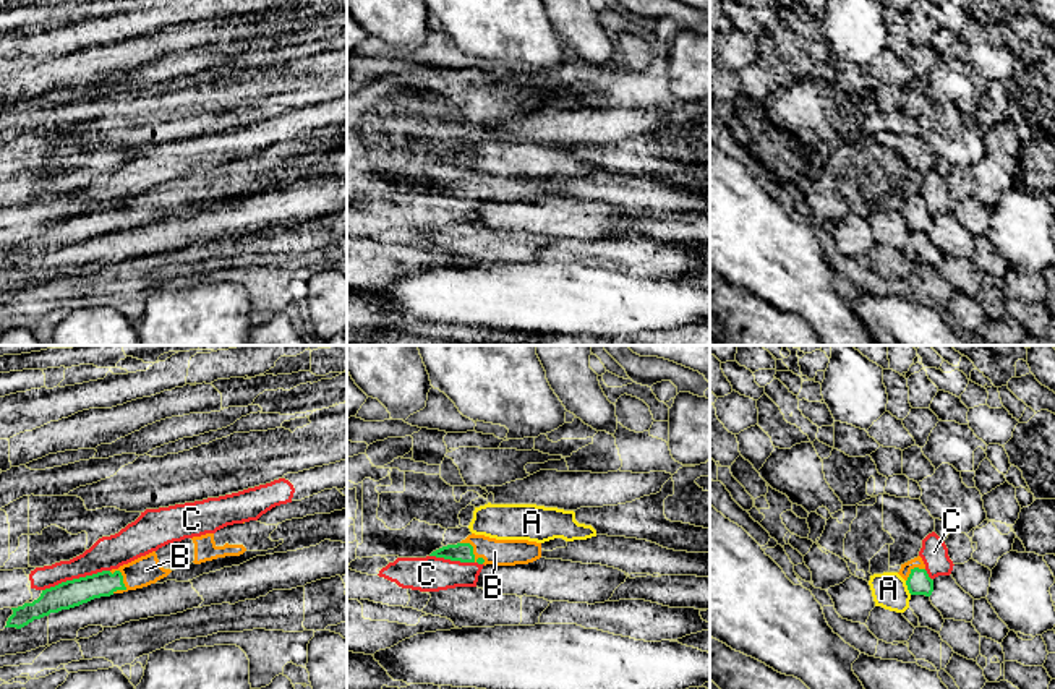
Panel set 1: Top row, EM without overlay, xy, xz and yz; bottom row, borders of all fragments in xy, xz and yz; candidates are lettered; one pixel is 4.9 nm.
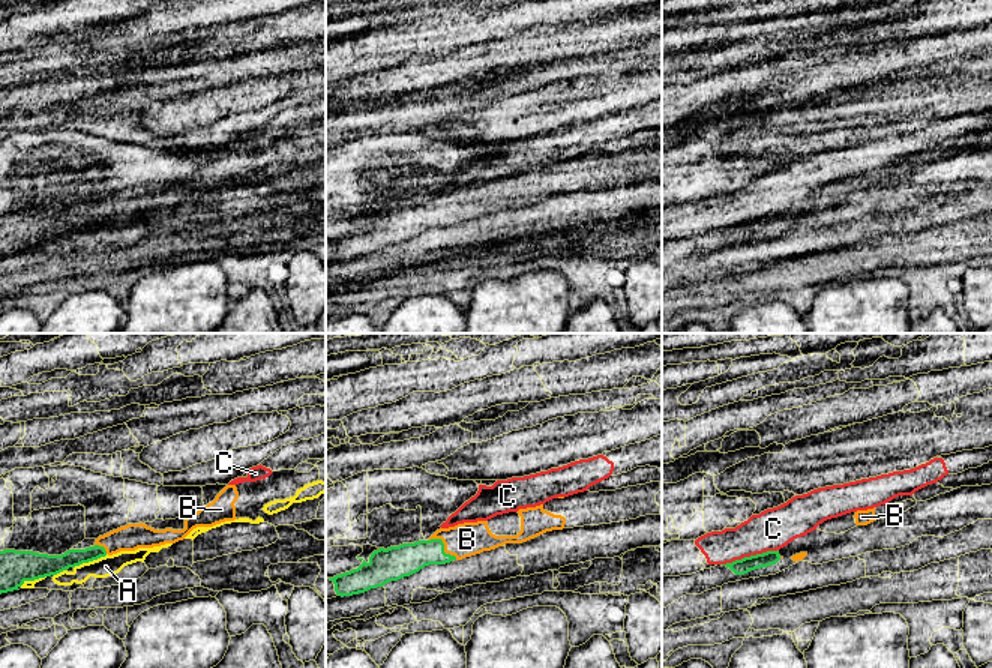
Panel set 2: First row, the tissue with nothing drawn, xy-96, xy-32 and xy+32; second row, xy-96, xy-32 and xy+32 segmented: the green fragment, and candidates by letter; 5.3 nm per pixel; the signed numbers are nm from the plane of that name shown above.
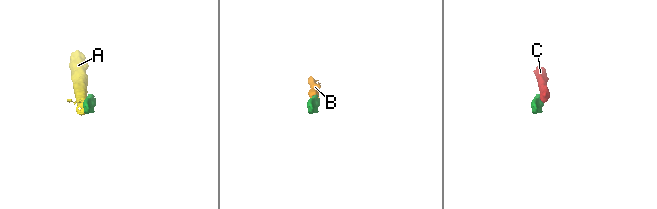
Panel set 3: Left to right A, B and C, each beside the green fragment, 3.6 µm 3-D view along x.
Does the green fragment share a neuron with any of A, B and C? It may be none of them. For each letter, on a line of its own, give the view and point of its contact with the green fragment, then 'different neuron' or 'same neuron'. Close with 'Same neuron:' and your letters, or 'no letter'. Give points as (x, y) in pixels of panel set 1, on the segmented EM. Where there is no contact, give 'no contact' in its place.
A: meets green in yz at (908, 587); different neuron
B: meets green in xy at (122, 576); same neuron
C: meets green in xy at (75, 579); different neuron
Same neuron: B

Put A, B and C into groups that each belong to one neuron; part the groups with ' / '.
A / B / C

